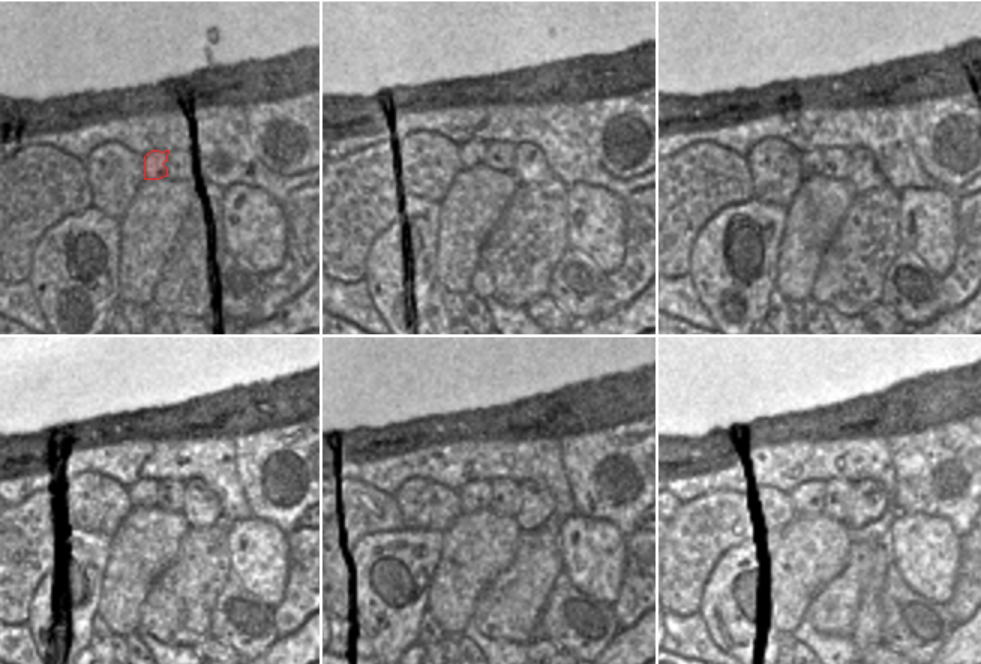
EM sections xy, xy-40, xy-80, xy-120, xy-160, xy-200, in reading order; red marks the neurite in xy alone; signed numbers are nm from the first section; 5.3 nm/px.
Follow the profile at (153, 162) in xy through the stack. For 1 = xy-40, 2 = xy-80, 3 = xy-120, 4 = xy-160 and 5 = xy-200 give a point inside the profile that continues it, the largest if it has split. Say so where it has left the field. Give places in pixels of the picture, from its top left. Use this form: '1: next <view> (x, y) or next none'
1: next xy-40 (471, 156)
2: next xy-80 (815, 161)
3: next xy-120 (143, 495)
4: next xy-160 (476, 495)
5: next xy-200 (809, 499)

